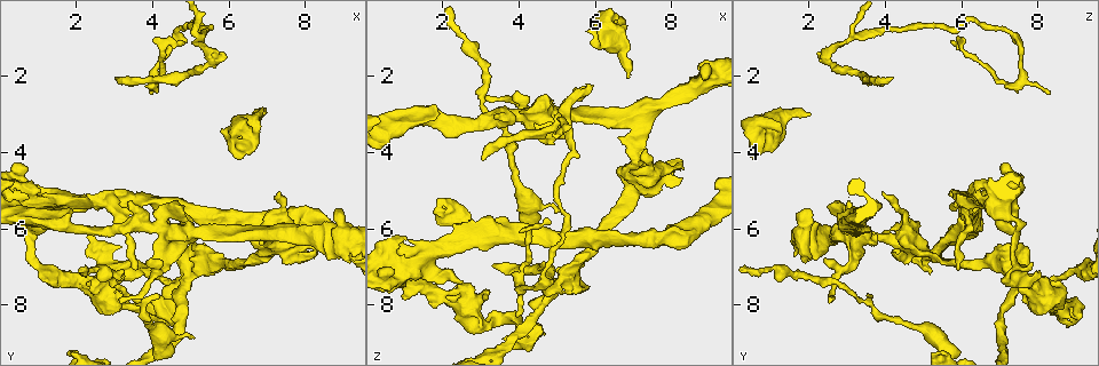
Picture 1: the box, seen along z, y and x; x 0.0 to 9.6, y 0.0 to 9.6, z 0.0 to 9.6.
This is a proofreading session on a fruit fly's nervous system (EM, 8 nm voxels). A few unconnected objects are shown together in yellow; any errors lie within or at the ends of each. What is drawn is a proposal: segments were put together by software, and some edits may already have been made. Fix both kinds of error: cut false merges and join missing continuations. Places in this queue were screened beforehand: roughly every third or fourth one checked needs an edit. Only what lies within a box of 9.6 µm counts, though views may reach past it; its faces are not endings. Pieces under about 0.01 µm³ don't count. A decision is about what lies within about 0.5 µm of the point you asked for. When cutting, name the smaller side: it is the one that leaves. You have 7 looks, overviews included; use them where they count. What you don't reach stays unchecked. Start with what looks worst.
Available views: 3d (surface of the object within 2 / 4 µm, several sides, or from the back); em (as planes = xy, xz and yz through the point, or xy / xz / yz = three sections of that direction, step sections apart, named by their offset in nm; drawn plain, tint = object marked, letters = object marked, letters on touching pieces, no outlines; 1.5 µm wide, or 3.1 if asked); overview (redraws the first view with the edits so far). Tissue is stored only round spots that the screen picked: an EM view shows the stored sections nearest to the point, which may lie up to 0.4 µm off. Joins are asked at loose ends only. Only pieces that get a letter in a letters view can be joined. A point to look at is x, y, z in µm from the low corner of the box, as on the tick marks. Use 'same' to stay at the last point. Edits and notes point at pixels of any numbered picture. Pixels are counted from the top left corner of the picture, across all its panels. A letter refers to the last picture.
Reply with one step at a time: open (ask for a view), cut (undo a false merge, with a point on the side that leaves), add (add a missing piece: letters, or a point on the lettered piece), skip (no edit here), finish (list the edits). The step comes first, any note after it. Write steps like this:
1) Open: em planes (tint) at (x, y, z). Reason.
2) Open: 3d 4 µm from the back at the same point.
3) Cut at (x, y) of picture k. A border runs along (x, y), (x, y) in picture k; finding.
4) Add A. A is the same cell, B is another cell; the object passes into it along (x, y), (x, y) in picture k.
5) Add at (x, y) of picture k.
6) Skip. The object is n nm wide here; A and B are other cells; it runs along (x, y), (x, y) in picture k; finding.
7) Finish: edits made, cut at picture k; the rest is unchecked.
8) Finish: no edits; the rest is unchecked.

Open: em yz step 4 (letters) at (6.85, 3.00, 2.00). Free end.

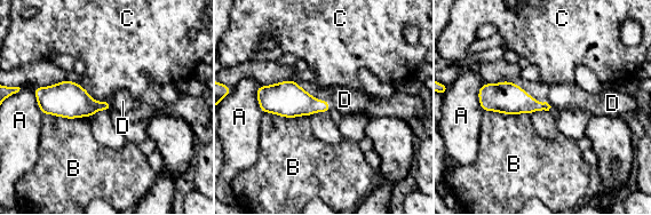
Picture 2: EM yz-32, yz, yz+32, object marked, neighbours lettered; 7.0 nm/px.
Add D. The object is 150 nm wide here; D is the same cell, A, B and C are other cells; the object passes into it along (286, 98), (314, 97), (344, 100) in picture 2; the cell continues.

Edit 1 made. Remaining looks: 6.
Open: em xy step 8 (letters) at (7.35, 5.60, 4.45). Sudden change in width.

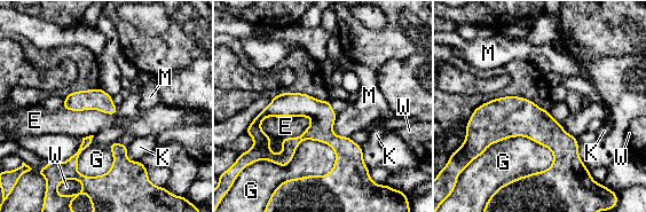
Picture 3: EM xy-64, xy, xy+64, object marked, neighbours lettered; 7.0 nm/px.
Skip. The object is 150 nm wide here; E, G, K, M and W are other cells; a border runs along (312, 119), (266, 117), (259, 127) in picture 3; one cell here.

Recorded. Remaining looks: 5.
Open: 3d 2 µm at (4.85, 1.15, 5.85). Branch stops here.

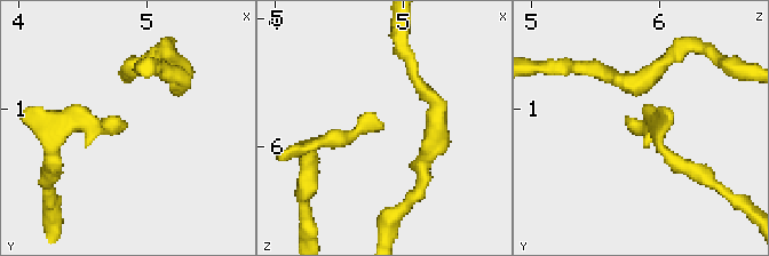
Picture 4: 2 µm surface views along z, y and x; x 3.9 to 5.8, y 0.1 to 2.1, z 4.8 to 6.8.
Open: em planes (tint) at (4.82, 1.18, 5.88). Need the tissue.

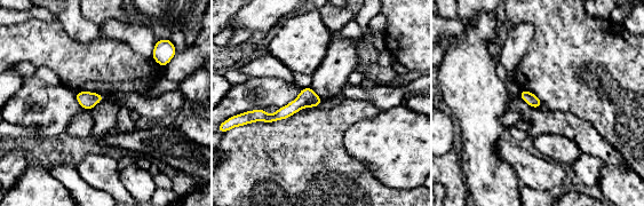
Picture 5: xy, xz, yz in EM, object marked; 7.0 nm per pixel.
Open: em planes (letters) at the same point.

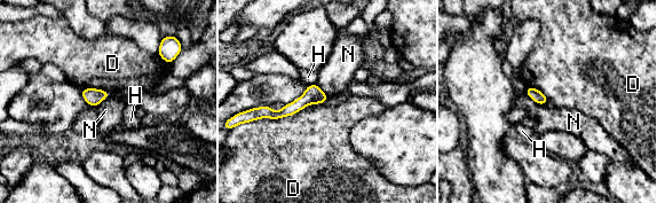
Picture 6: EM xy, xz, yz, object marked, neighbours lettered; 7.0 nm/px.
Skip. The object is 90 nm wide here; D, H and N are other cells; it runs along (325, 98), (260, 115) in picture 6; no lettered piece goes on from it.

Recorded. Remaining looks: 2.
Finish: edits made, add at picture 2; the rest is unchecked.

